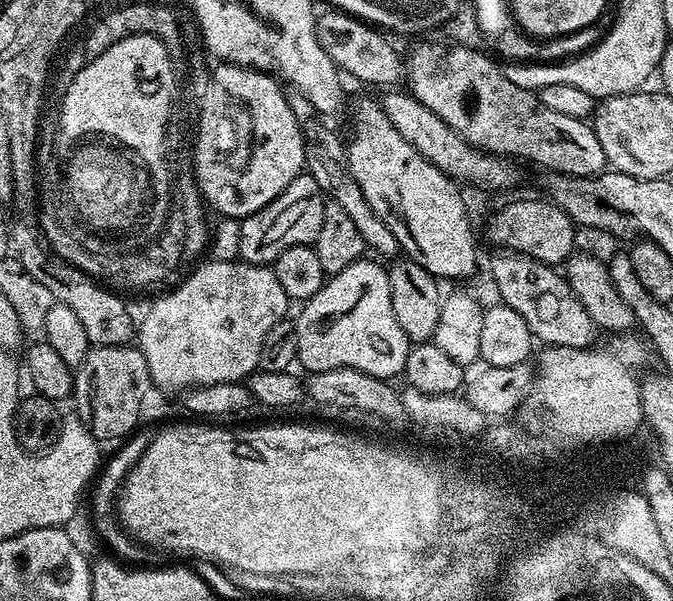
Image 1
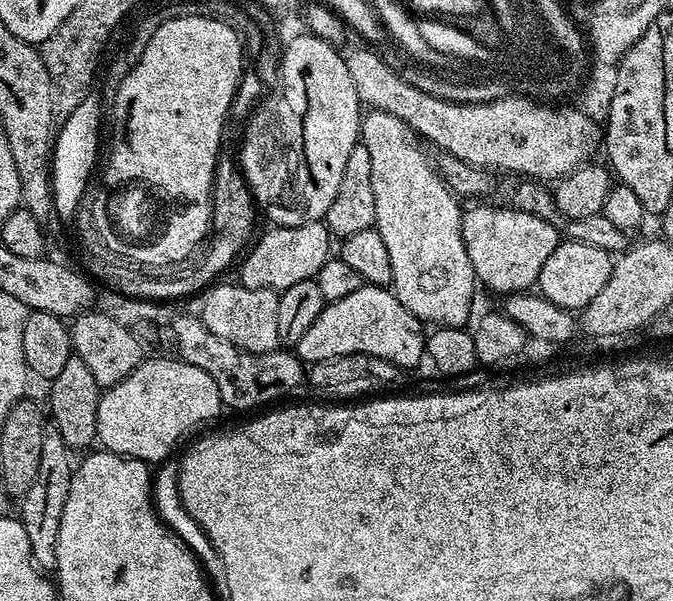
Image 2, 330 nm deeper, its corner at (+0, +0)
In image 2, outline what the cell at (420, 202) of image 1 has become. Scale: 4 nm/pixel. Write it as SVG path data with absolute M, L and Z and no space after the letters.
M515 206L472 208L467 209L462 218L462 240L466 242L466 254L470 254L470 266L474 266L477 281L492 292L515 294L529 291L539 281L542 266L546 266L546 258L550 258L550 254L554 254L554 250L562 243L562 232L542 217Z

